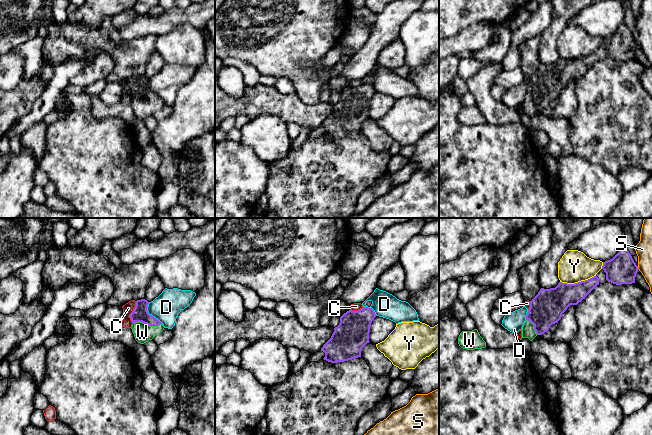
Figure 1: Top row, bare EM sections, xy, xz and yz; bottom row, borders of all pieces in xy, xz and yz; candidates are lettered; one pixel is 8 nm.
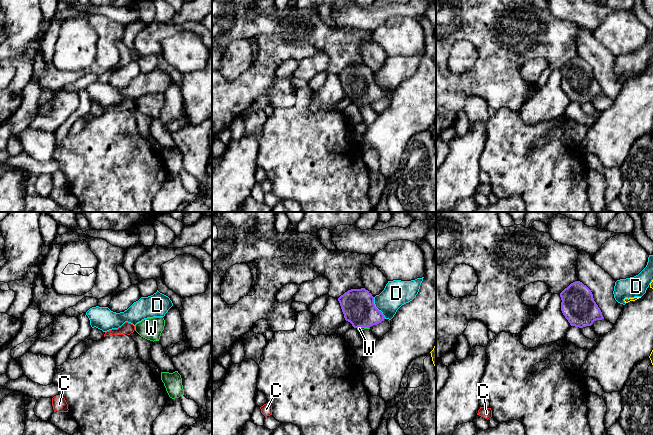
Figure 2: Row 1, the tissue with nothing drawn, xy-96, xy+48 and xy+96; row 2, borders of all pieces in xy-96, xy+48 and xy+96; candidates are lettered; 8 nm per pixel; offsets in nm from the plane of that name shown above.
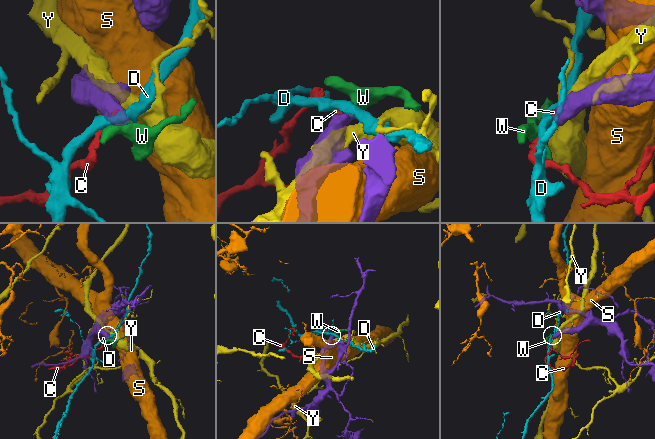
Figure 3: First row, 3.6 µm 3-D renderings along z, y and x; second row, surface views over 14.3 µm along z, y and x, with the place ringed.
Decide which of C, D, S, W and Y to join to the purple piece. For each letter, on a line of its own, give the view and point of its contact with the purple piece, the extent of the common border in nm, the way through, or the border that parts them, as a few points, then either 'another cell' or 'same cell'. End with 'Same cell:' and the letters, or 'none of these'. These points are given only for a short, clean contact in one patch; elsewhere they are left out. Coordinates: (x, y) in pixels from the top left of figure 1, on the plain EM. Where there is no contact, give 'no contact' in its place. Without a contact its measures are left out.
C: xy (132, 88) | 190 nm | along xy (136, 77), (136, 81), (129, 91), (132, 99) | another cell
D: xy (149, 90) | 200 nm | along xy (148, 78), (147, 87), (162, 99) | another cell
S: yz (637, 44) | 40 nm | another cell
W: xy (147, 100) | 240 nm | across xy (140, 90), (140, 93), (147, 100), (142, 108) | same cell
Y: yz (578, 58) | 300 nm | another cell
Same cell: W

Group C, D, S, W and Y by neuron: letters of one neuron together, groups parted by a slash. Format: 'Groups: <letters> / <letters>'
Groups: C / D / S / W / Y

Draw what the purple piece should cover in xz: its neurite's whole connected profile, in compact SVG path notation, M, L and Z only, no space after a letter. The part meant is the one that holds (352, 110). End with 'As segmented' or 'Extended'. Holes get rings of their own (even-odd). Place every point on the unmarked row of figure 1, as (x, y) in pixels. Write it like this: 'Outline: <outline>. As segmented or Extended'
Outline: M368 83L344 89L331 114L321 124L325 129L323 135L337 139L361 133L362 124L370 118L370 102L376 92Z. As segmented

